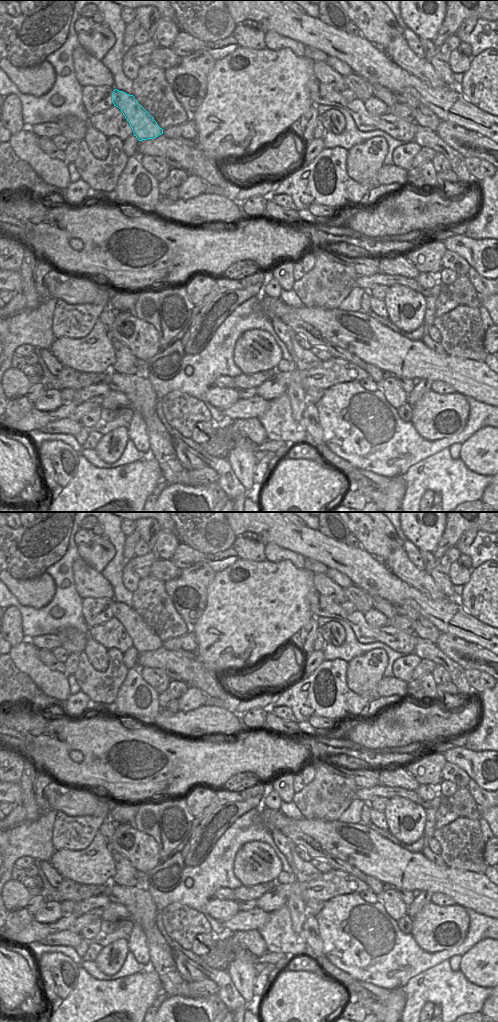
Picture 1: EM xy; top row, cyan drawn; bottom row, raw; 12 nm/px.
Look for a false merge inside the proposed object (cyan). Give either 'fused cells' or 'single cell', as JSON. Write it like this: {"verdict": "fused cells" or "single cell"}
{"verdict": "fused cells"}

